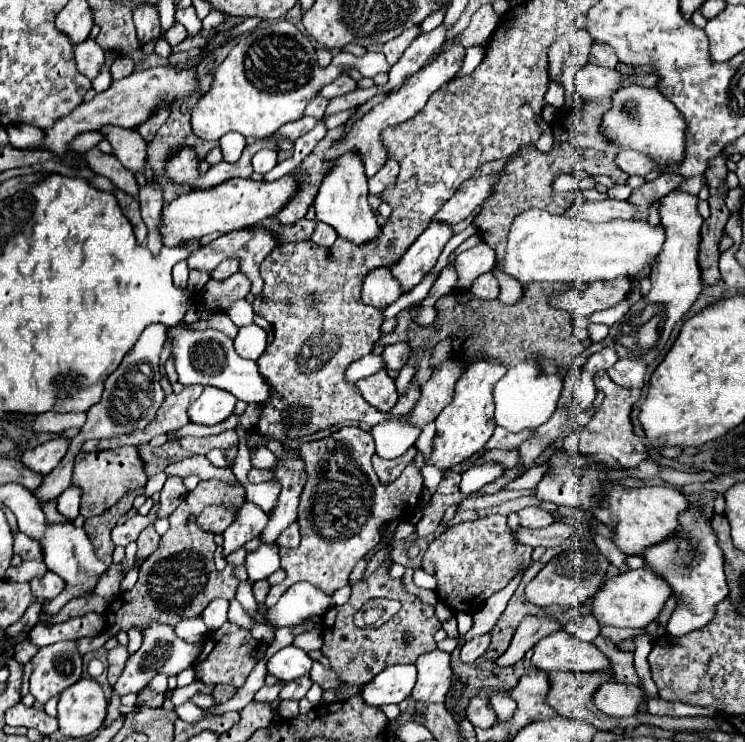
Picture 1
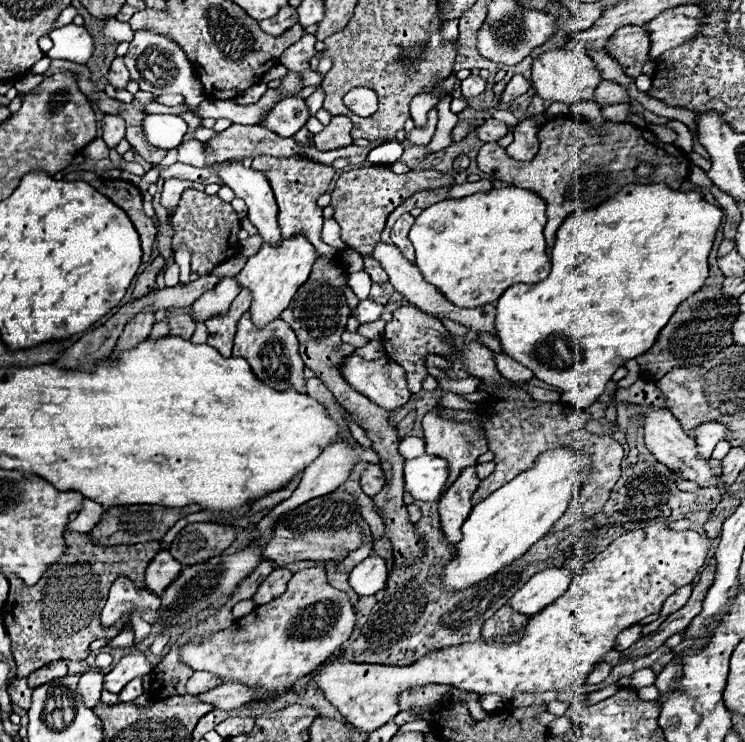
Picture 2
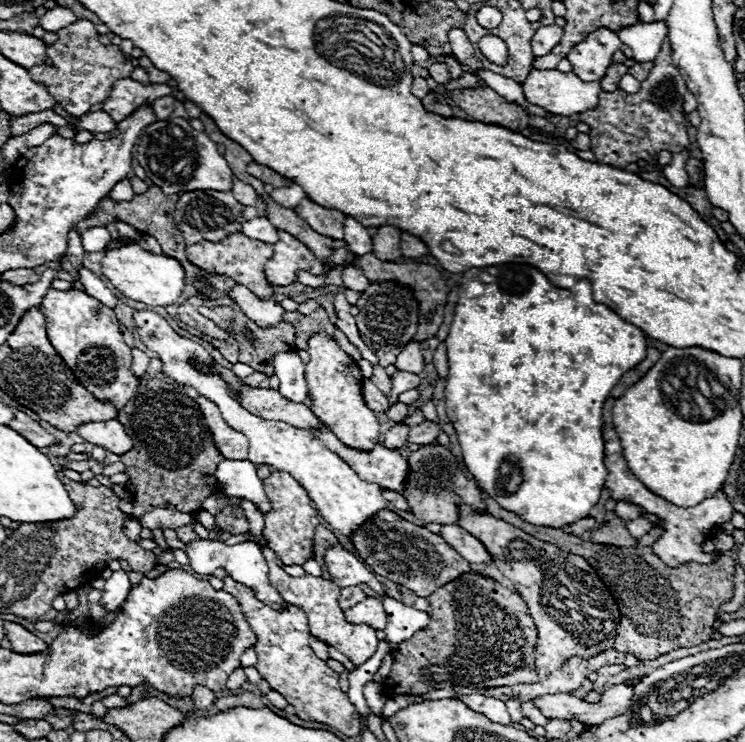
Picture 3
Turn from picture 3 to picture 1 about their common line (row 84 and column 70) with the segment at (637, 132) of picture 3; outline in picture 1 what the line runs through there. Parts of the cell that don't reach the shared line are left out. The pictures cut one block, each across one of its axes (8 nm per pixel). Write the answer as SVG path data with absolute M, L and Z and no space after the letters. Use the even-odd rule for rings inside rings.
M56 642L40 648L32 656L30 694L38 704L44 704L54 694L80 680L82 656L76 642Z

